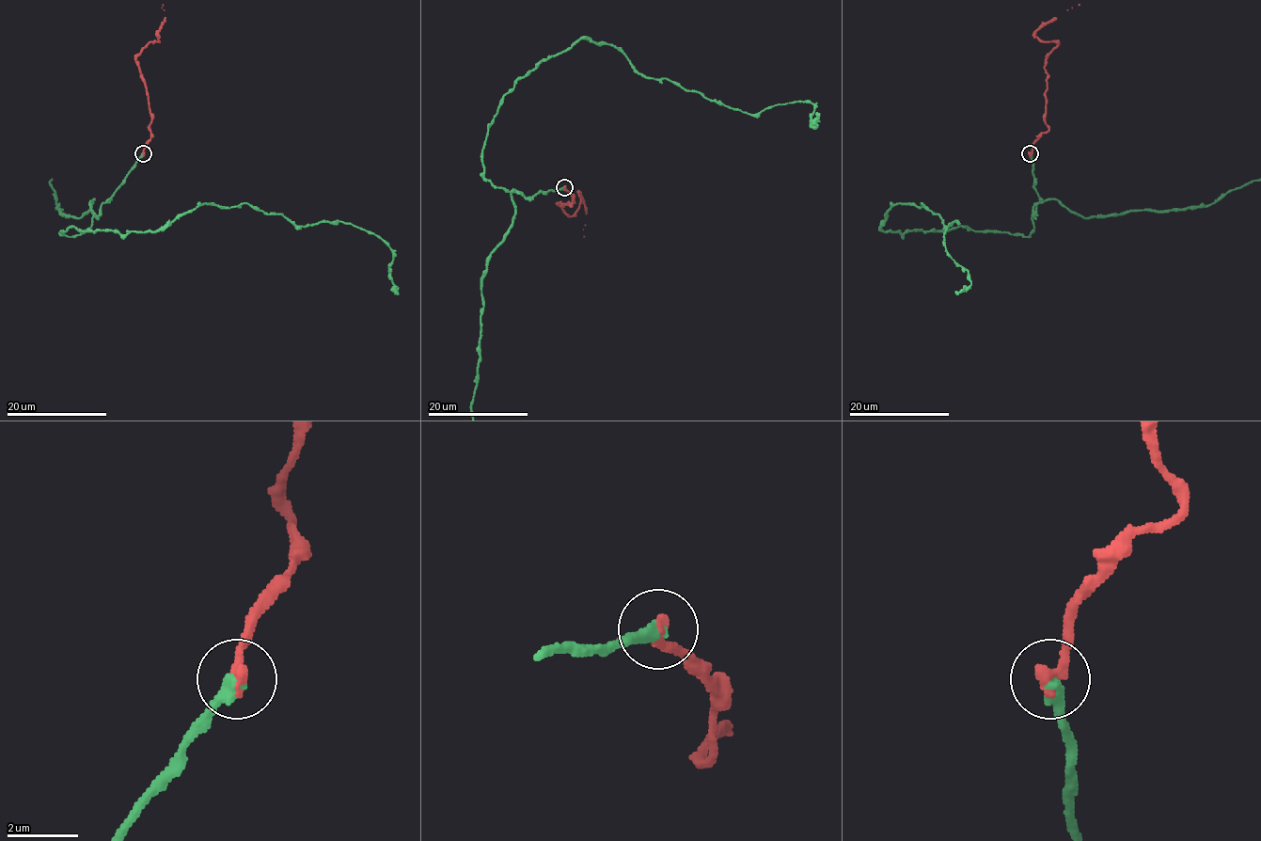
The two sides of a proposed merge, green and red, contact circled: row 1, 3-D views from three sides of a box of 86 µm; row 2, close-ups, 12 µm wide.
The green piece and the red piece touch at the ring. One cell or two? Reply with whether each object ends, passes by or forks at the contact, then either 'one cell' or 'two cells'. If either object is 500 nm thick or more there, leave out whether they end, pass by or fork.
green ends; red ends; one cell

